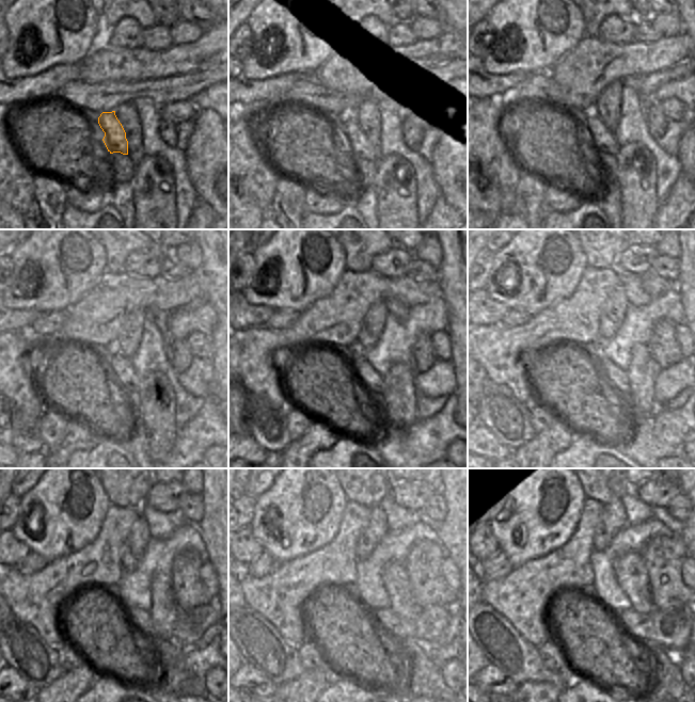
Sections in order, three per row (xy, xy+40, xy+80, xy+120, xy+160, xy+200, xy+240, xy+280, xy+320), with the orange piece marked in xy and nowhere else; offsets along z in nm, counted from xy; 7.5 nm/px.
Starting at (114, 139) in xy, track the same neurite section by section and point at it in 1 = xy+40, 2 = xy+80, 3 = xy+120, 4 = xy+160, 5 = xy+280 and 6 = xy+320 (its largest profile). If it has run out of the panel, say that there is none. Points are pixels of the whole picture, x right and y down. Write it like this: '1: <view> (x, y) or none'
1: xy+40 (358, 145)
2: xy+80 (596, 130)
3: xy+120 (121, 370)
4: xy+160 (367, 376)
5: xy+280 (425, 627)
6: xy+320 (669, 628)

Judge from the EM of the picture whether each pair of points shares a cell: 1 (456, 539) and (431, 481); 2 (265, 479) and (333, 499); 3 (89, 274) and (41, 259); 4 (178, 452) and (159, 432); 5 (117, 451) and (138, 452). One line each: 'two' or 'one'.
1: two
2: two
3: one
4: two
5: two

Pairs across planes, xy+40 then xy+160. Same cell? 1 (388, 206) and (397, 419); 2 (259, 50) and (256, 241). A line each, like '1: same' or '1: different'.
1: same
2: different

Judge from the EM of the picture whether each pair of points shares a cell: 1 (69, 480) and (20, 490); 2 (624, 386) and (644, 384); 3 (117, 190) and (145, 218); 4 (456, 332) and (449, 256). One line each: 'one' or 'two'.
1: two
2: two
3: two
4: one

